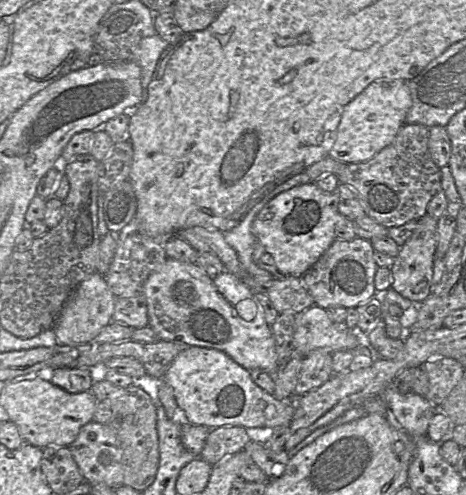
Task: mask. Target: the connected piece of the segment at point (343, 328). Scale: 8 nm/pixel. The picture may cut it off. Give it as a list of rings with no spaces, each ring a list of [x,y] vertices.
[[[317,305],[307,308],[295,315],[295,348],[302,356],[314,350],[325,350],[334,353],[340,350],[355,350],[360,346],[358,331],[353,331],[346,326],[346,323],[334,322],[327,310]]]

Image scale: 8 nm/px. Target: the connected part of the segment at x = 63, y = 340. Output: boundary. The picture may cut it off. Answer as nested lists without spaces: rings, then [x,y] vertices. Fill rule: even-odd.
[[[96,272],[83,280],[72,292],[60,314],[53,329],[58,345],[79,345],[95,343],[94,340],[100,331],[111,322],[116,297],[108,287],[104,276]]]

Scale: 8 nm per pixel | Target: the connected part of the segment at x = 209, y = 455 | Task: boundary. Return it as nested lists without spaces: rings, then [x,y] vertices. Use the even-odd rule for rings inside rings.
[[[218,427],[211,429],[199,457],[213,466],[224,457],[228,457],[243,450],[250,442],[250,438],[252,438],[253,441],[264,444],[265,438],[263,434],[253,434],[254,430],[262,429],[263,428],[244,427]]]

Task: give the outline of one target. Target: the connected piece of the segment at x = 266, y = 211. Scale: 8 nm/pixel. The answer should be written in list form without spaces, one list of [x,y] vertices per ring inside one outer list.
[[[314,182],[284,191],[268,202],[252,223],[251,230],[255,236],[253,261],[275,279],[302,277],[336,240],[336,225],[342,218],[337,192],[323,191]]]

